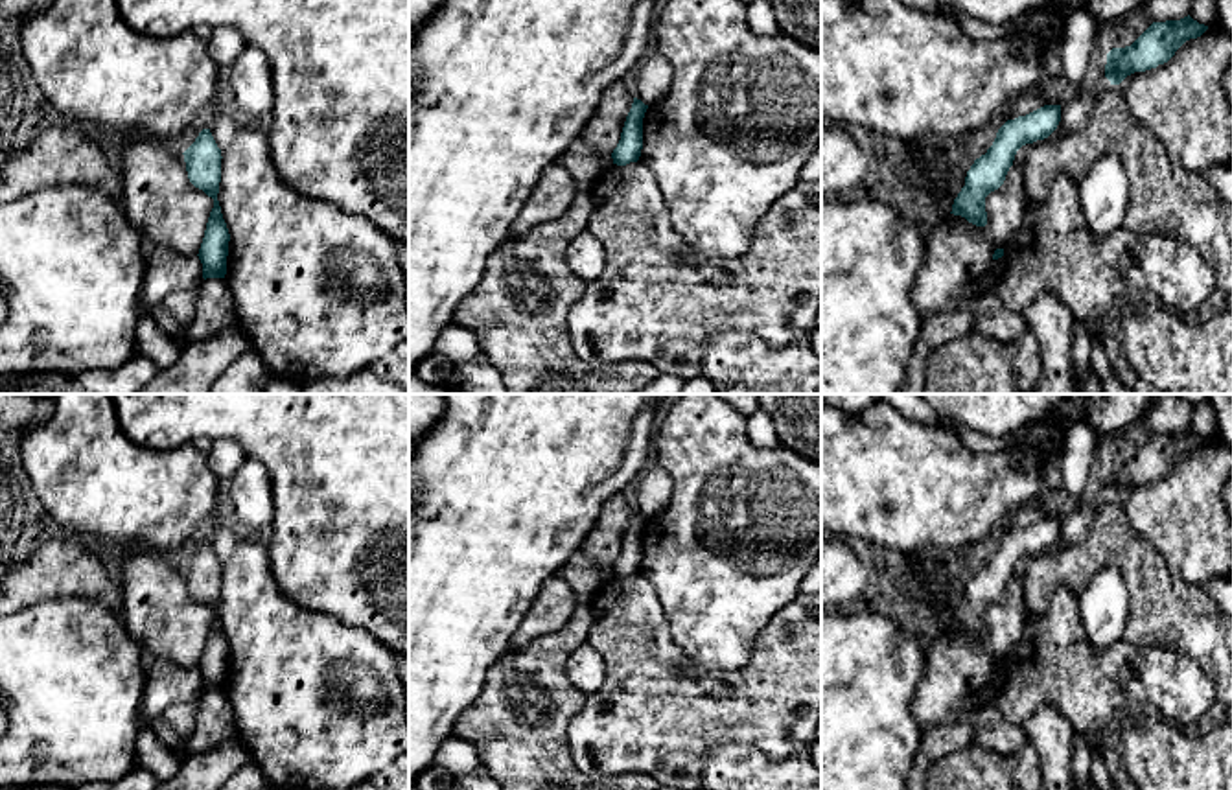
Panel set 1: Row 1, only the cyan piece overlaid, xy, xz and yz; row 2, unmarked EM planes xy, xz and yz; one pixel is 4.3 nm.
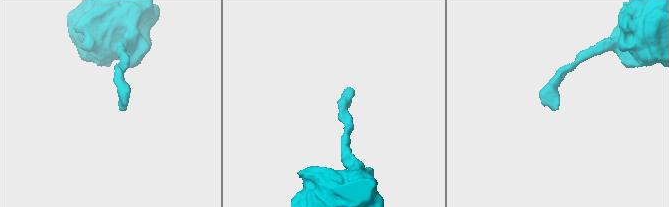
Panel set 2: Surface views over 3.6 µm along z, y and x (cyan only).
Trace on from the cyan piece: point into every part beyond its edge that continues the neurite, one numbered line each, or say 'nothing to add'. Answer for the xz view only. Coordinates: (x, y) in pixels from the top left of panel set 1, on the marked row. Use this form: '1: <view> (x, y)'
nothing to add

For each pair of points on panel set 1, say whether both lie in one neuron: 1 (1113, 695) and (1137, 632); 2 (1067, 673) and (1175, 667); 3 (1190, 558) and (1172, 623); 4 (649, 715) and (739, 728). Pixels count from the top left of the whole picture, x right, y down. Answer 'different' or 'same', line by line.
1: different
2: same
3: different
4: same

